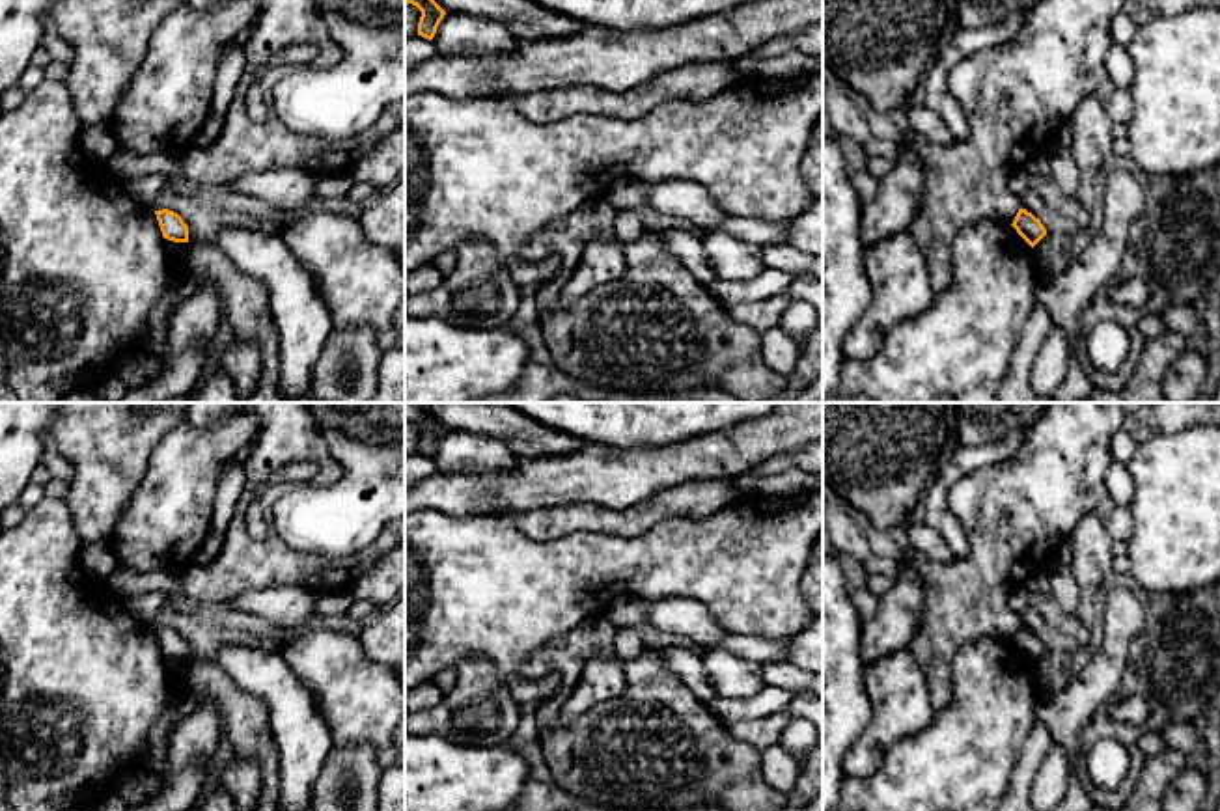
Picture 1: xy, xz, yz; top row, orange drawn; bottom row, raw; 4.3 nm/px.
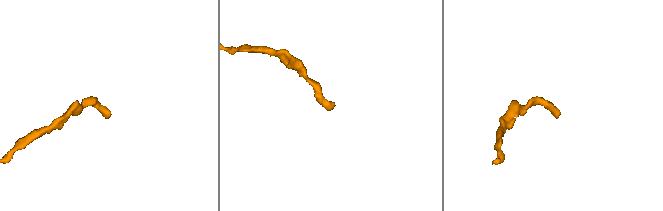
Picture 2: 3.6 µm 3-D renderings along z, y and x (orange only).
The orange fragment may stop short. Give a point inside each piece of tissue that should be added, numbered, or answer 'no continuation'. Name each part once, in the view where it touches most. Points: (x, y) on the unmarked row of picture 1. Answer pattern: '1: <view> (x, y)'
no continuation

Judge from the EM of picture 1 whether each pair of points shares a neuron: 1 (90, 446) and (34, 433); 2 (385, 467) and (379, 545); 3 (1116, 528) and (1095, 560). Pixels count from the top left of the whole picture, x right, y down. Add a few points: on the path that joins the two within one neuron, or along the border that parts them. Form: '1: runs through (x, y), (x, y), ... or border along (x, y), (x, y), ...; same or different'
1: border along (53, 422), (47, 439); different
2: border along (385, 524), (368, 545), (347, 560); different
3: border along (1105, 521), (1105, 528), (1114, 539); different

